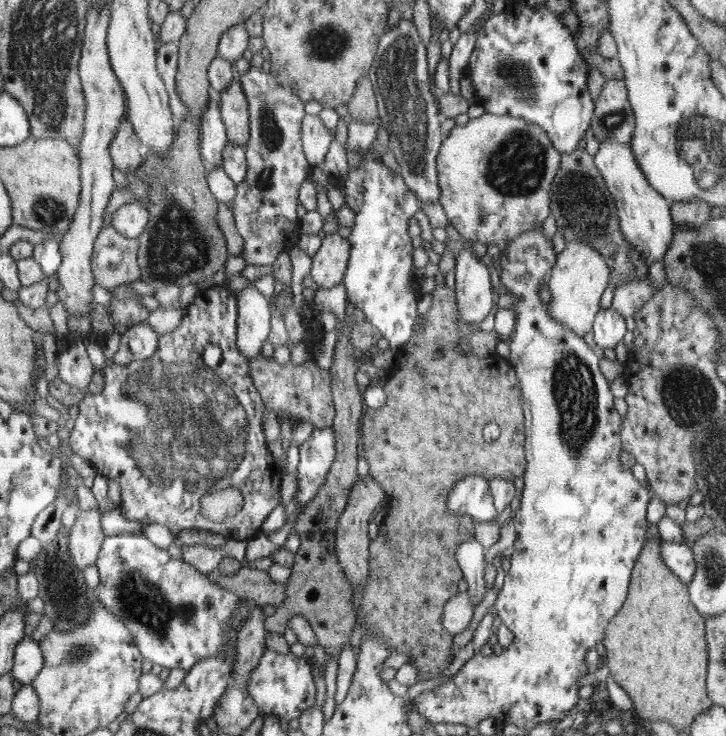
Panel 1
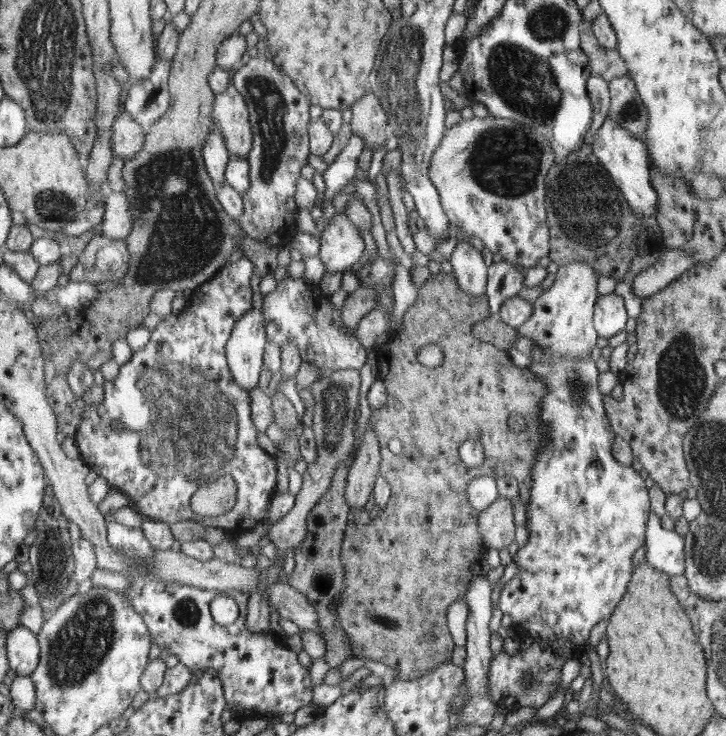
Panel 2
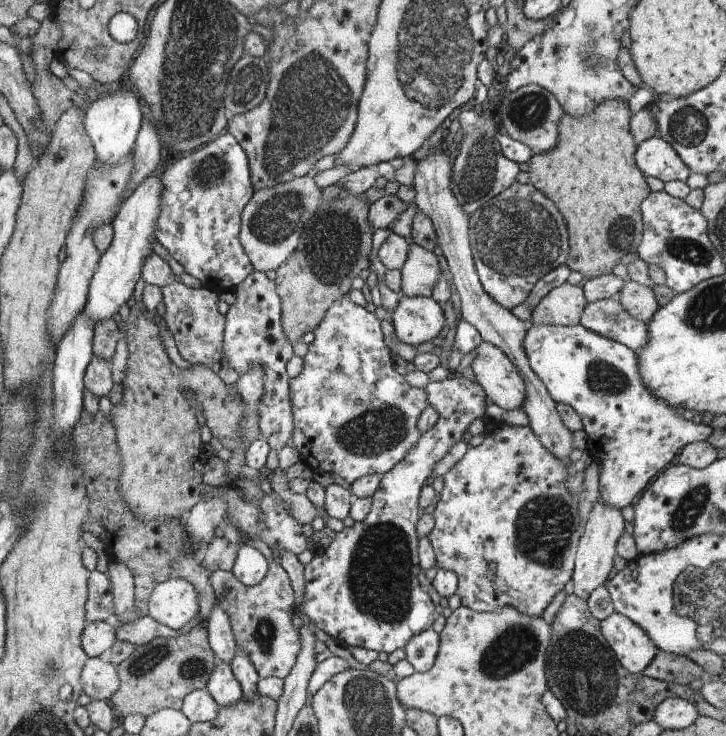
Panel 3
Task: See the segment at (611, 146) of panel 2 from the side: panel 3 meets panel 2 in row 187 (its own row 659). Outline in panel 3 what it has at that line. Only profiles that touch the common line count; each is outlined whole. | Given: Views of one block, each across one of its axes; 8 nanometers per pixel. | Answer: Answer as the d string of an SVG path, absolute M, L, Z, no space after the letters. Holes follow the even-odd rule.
M613 613L601 622L600 629L617 662L629 674L643 673L648 664L652 663L658 651L656 646L628 618Z

